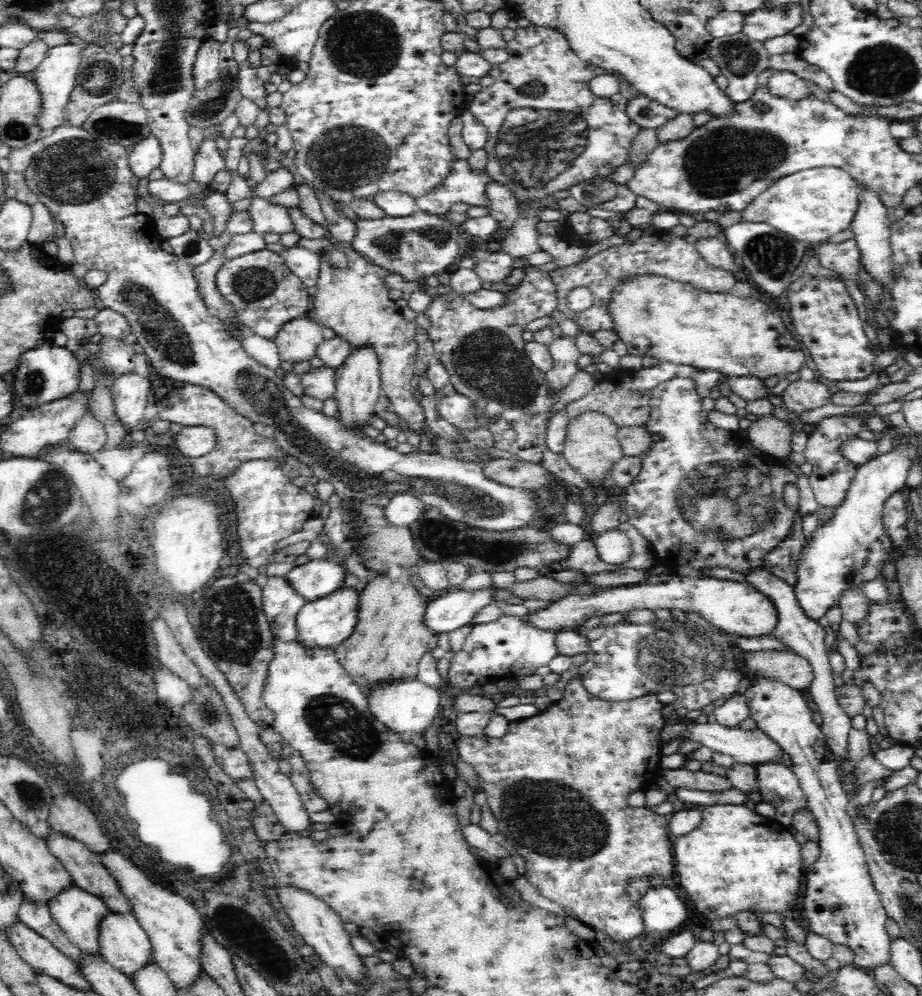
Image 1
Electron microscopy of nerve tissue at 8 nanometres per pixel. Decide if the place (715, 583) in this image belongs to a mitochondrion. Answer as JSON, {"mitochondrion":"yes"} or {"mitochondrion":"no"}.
{"mitochondrion":"no"}

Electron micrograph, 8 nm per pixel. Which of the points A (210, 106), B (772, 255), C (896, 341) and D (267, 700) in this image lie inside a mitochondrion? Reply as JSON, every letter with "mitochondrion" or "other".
{"A":"mitochondrion","B":"mitochondrion","C":"other","D":"other"}

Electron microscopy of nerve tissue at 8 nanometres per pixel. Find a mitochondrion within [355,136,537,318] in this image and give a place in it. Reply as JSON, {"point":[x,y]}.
{"point":[391,244]}

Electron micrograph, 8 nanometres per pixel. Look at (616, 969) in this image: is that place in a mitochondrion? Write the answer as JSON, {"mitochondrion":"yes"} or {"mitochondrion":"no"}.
{"mitochondrion":"no"}

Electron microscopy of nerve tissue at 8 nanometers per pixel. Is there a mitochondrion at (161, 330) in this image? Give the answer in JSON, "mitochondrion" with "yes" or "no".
{"mitochondrion":"yes"}

